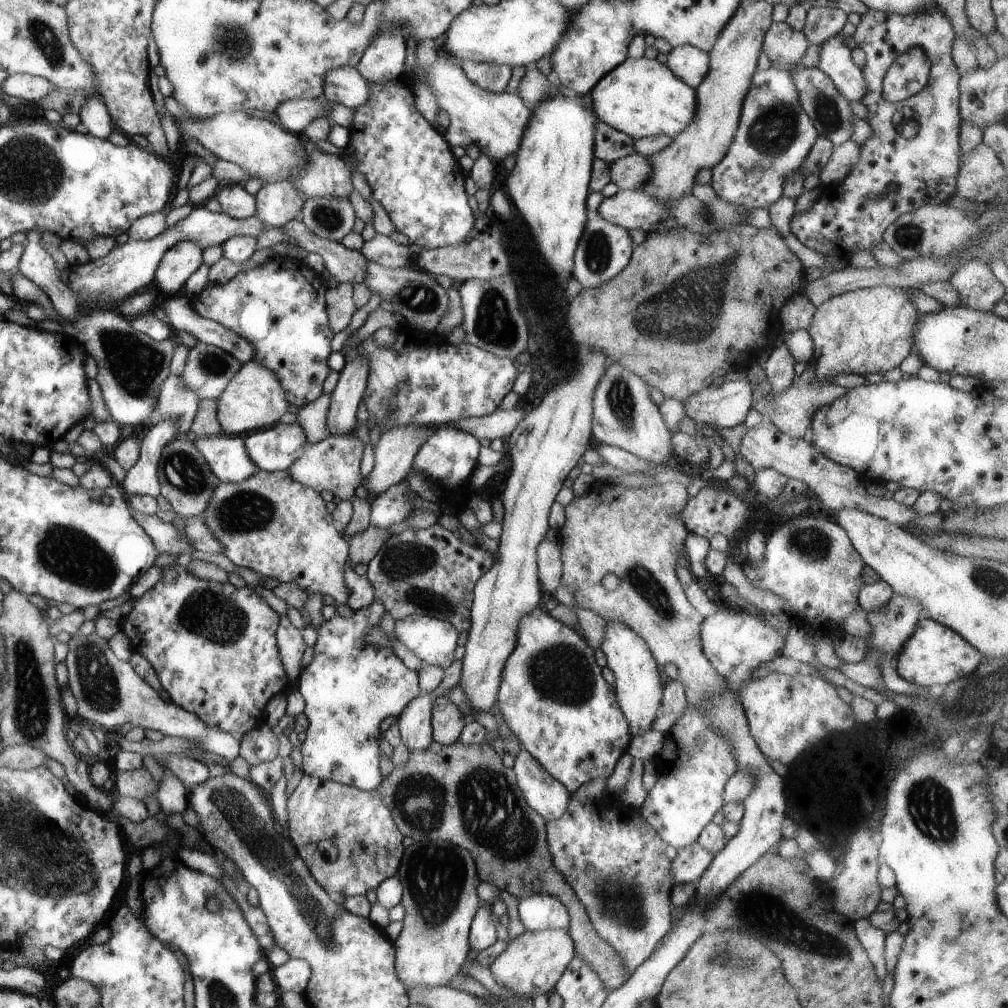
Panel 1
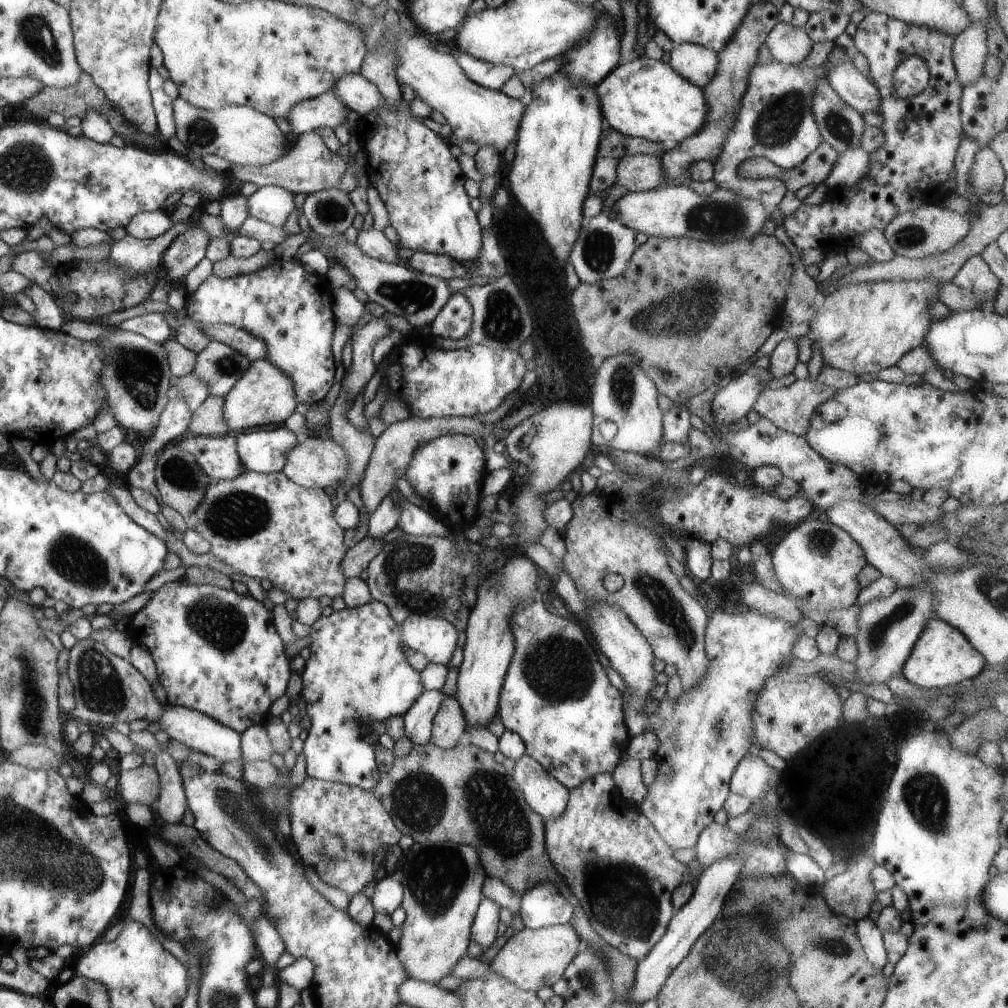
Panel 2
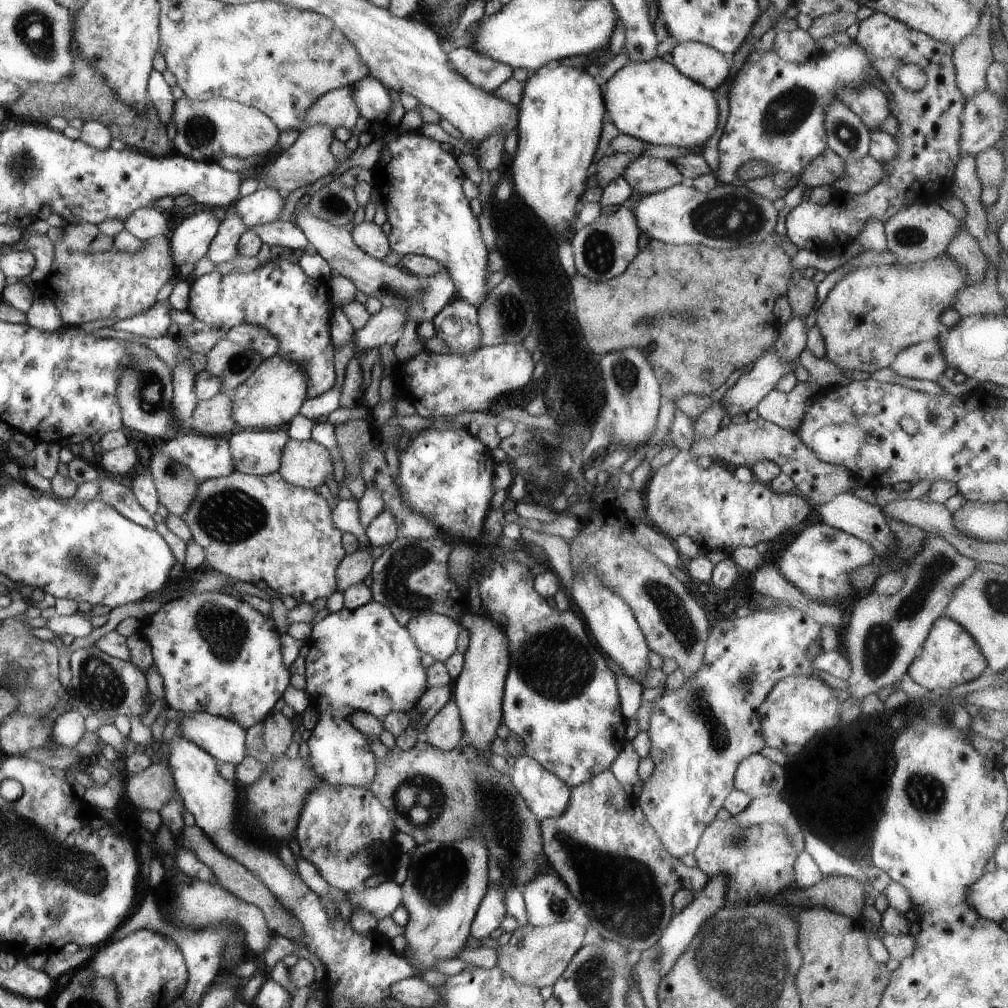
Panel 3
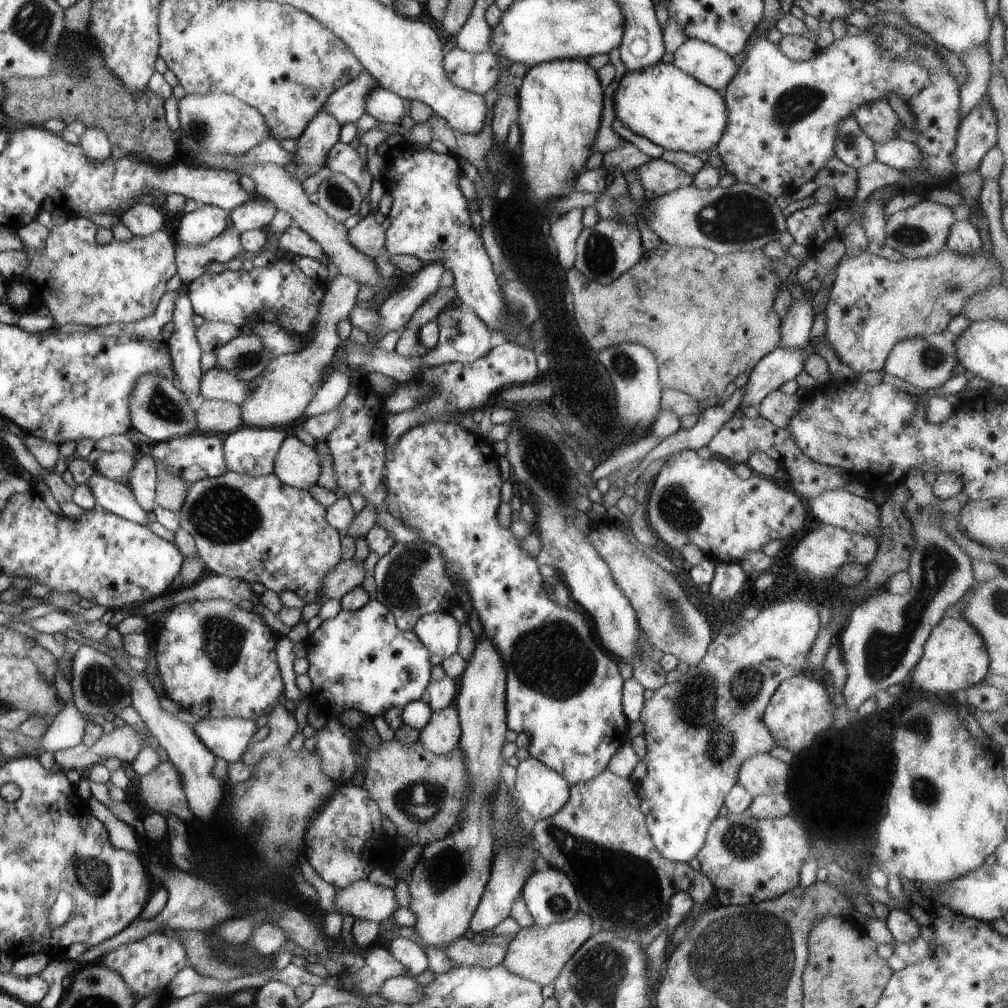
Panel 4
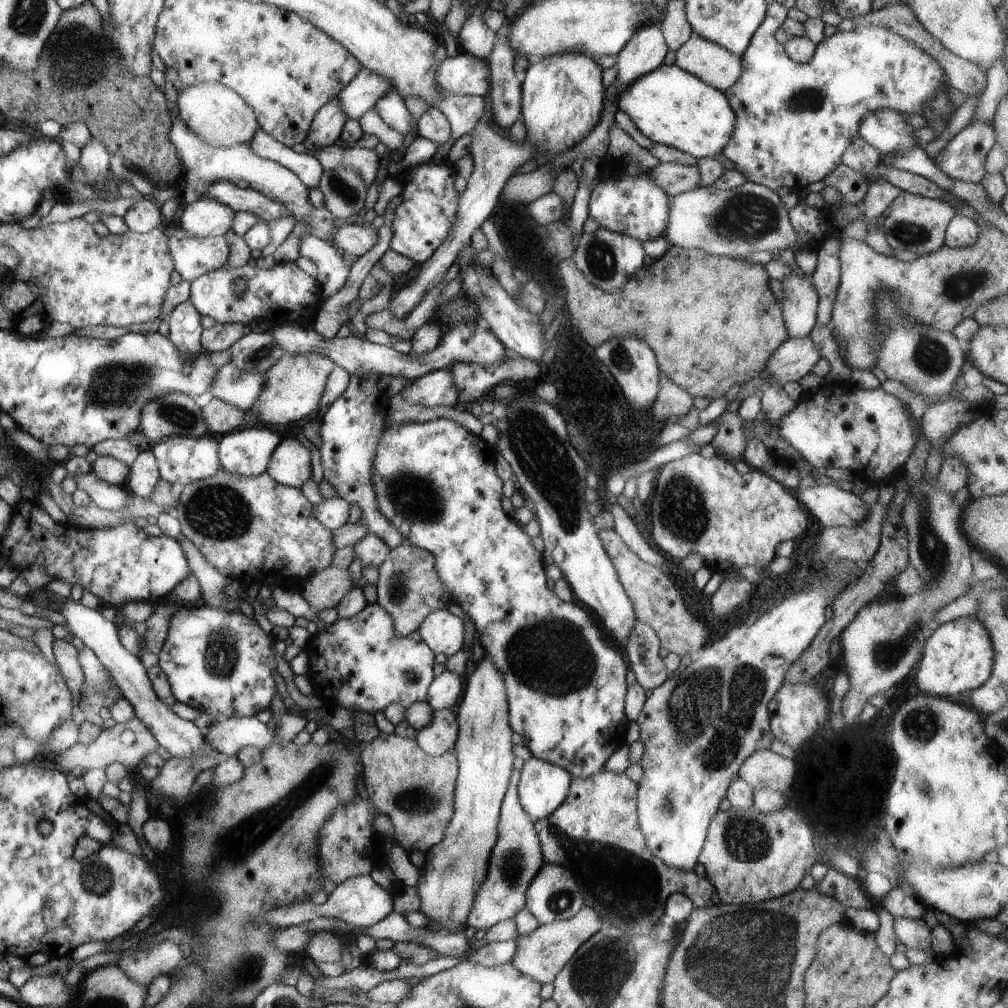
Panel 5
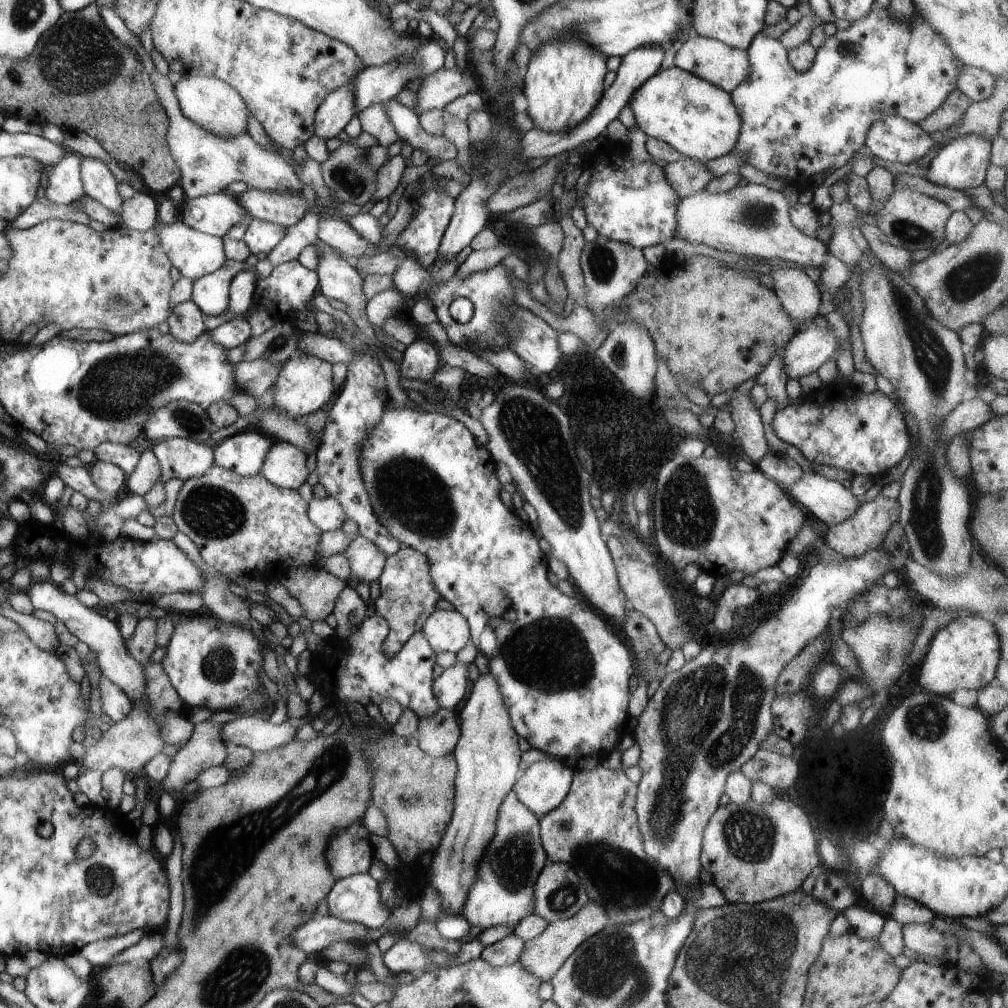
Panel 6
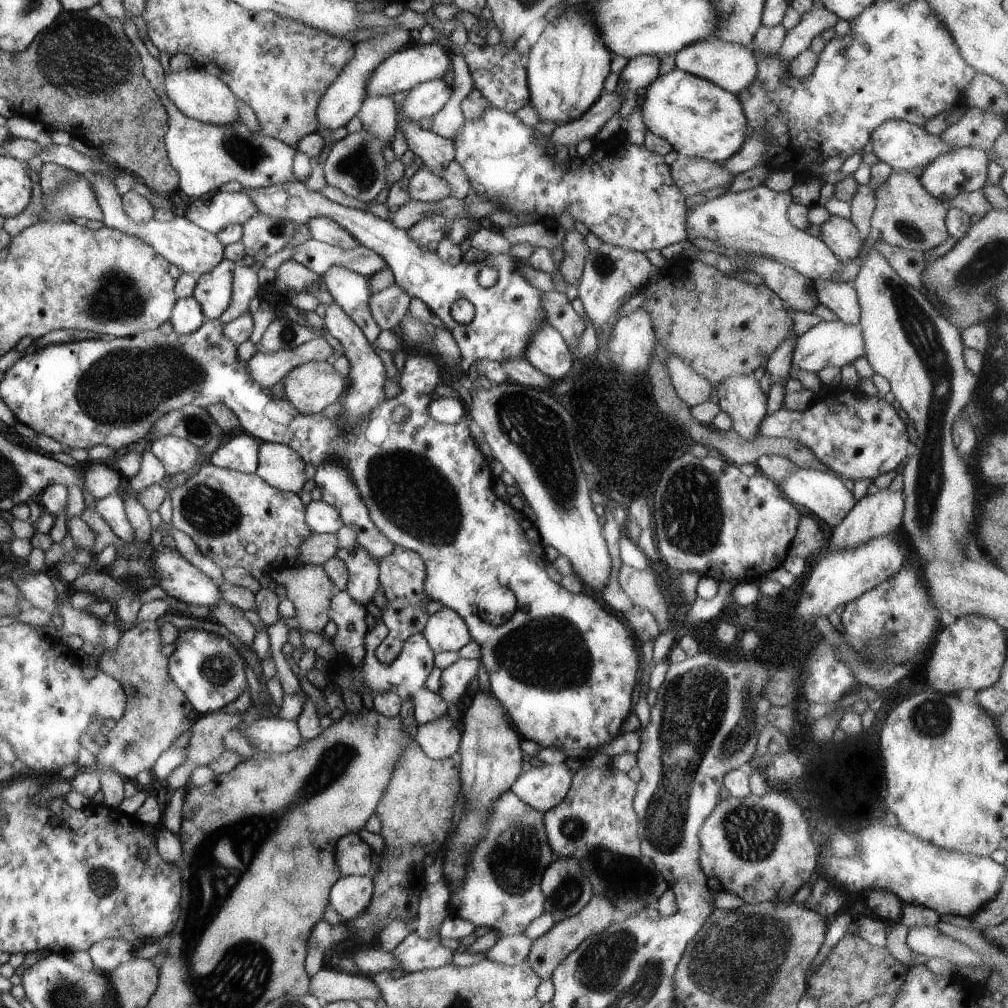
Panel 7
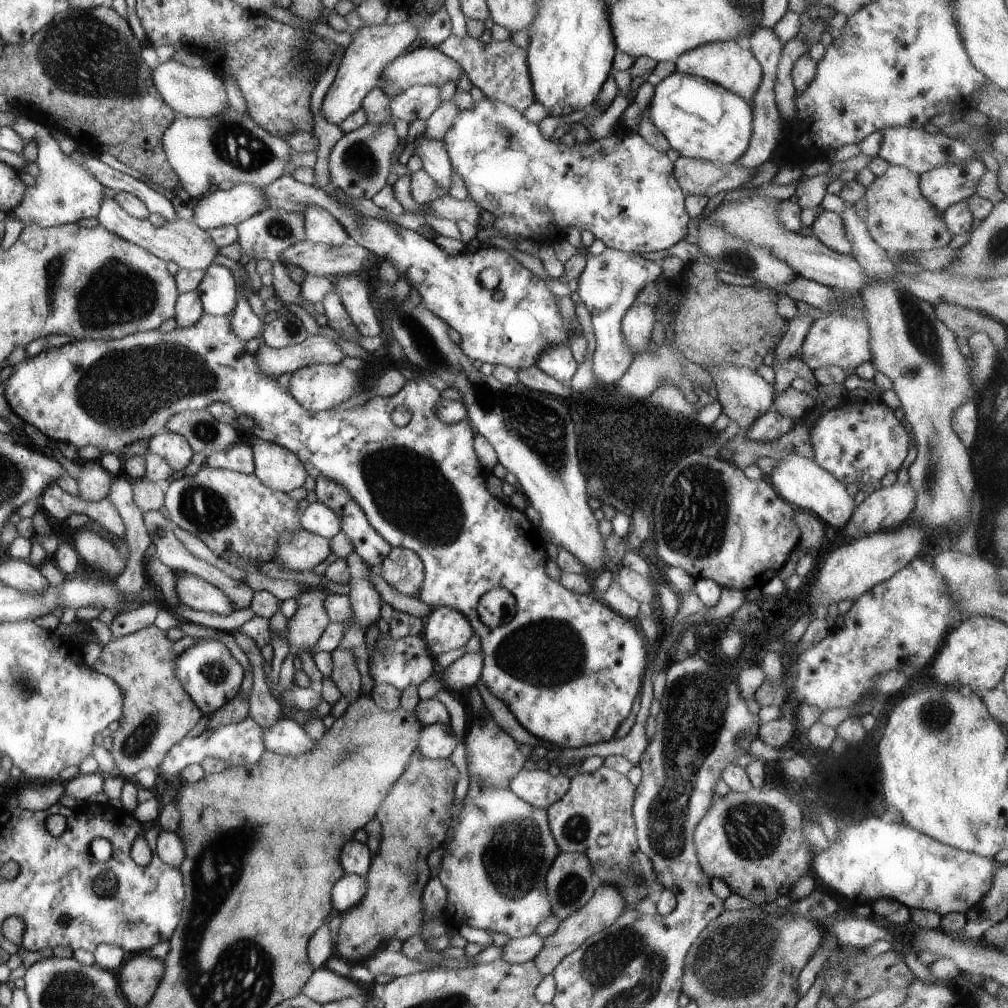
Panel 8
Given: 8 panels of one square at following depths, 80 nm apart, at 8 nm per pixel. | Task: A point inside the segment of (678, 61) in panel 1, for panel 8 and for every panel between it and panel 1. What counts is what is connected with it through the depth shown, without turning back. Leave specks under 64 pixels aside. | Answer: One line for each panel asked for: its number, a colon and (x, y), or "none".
2: (694, 63)
3: (707, 66)
4: (709, 65)
5: (713, 64)
6: (726, 67)
7: (732, 67)
8: (725, 63)

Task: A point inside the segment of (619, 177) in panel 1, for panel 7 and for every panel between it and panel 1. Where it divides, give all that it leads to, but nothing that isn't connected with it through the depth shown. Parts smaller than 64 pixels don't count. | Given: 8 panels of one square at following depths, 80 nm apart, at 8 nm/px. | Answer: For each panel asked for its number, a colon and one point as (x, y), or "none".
2: (637, 173)
3: (648, 175)
4: (658, 176)
5: (674, 178)
6: (687, 176)
7: (691, 175)

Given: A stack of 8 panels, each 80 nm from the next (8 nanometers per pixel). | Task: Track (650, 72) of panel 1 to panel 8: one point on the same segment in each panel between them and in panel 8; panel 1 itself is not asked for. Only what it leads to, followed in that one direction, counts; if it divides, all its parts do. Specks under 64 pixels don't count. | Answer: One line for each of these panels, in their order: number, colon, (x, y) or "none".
2: (645, 98)
3: (652, 101)
4: (661, 103)
5: (671, 107)
6: (697, 119)
7: (699, 119)
8: (701, 120)

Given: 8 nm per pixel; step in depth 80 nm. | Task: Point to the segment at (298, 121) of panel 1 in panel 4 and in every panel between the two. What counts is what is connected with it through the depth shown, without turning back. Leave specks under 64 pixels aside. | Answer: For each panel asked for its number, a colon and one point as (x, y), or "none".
2: (327, 111)
3: (337, 108)
4: (347, 104)

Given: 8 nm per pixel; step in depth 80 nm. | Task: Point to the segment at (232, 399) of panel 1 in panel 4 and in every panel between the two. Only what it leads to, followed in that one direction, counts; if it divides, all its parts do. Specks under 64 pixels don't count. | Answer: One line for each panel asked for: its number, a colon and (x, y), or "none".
2: (265, 396)
3: (273, 395)
4: (280, 394)

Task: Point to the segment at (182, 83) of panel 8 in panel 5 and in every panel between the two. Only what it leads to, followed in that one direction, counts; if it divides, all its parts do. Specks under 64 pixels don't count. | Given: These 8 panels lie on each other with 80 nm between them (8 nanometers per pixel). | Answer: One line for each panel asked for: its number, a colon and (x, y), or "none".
5: (221, 117)
6: (210, 102)
7: (204, 97)

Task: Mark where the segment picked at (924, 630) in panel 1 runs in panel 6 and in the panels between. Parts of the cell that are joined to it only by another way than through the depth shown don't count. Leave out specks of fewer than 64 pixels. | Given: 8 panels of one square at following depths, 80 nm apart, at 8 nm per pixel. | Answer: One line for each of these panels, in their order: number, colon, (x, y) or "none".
2: (942, 656)
3: (949, 657)
4: (954, 658)
5: (958, 657)
6: (964, 654)

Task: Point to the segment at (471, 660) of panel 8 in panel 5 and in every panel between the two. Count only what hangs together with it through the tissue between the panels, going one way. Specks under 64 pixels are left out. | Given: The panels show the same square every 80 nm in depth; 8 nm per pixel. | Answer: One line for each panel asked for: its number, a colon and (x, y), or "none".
5: (445, 692)
6: (450, 687)
7: (455, 678)

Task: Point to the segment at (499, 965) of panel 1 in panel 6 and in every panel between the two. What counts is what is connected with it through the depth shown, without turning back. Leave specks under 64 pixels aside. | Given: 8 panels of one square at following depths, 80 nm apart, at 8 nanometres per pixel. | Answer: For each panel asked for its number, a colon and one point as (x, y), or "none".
2: (532, 959)
3: (538, 956)
4: (538, 954)
5: (542, 955)
6: (543, 955)

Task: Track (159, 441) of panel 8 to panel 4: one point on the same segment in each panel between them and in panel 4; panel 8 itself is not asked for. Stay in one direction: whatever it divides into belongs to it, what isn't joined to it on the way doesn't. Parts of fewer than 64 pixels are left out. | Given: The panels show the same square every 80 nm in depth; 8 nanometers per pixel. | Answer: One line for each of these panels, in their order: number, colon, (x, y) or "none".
4: (198, 456)
5: (181, 460)
6: (182, 458)
7: (177, 455)

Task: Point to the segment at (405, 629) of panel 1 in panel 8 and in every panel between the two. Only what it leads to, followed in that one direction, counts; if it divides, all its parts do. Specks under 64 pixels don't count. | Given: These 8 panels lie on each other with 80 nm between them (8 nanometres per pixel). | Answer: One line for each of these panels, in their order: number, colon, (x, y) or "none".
2: (436, 638)
3: (435, 634)
4: (439, 632)
5: (442, 632)
6: (445, 630)
7: (444, 630)
8: (445, 628)

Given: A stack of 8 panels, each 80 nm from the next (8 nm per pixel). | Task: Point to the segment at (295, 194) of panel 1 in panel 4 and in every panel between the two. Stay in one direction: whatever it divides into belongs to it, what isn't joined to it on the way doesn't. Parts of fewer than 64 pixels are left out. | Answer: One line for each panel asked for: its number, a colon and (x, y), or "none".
2: (270, 204)
3: (264, 206)
4: (258, 213)

